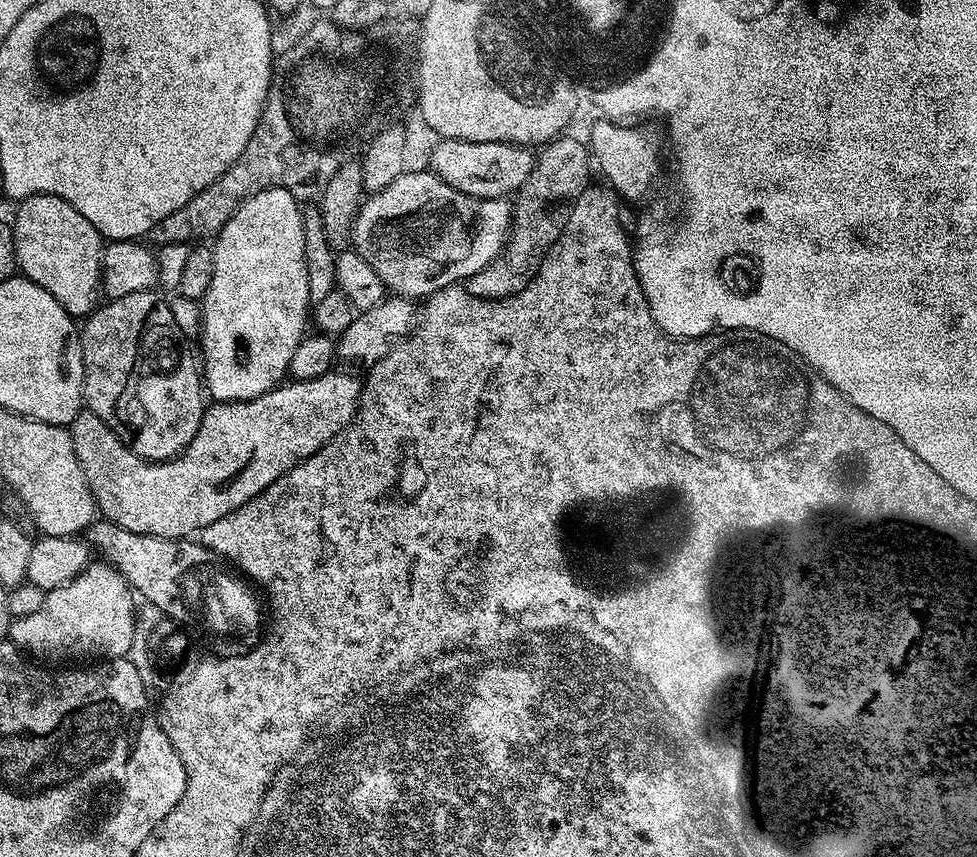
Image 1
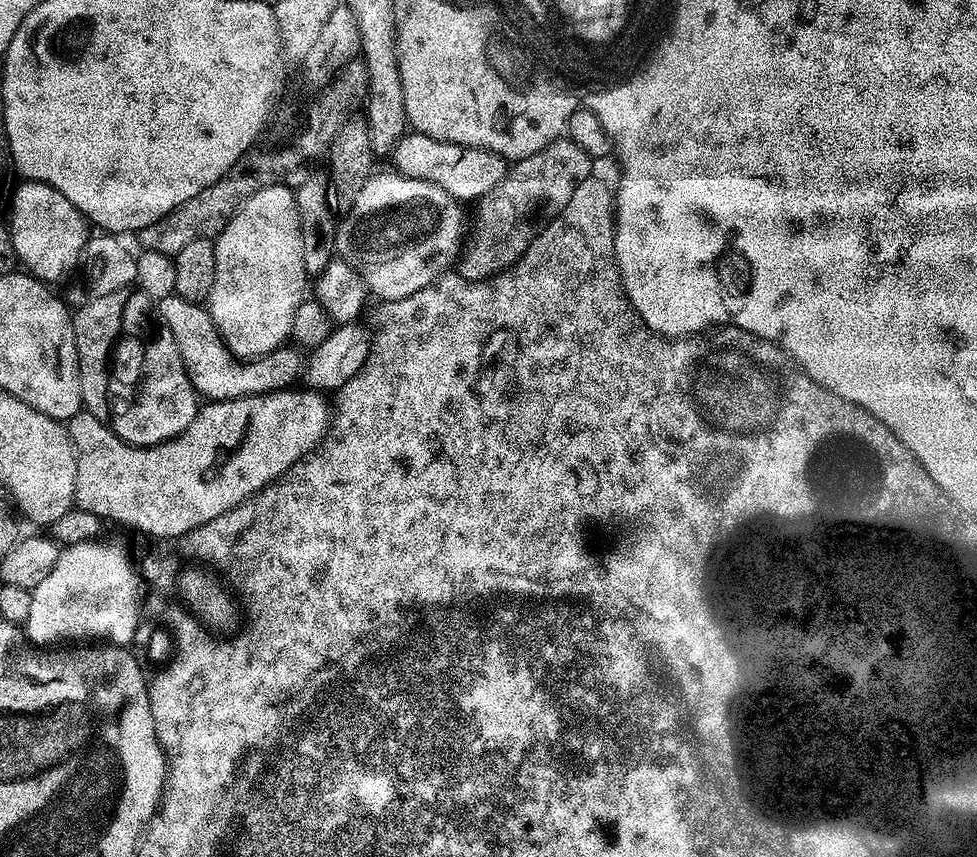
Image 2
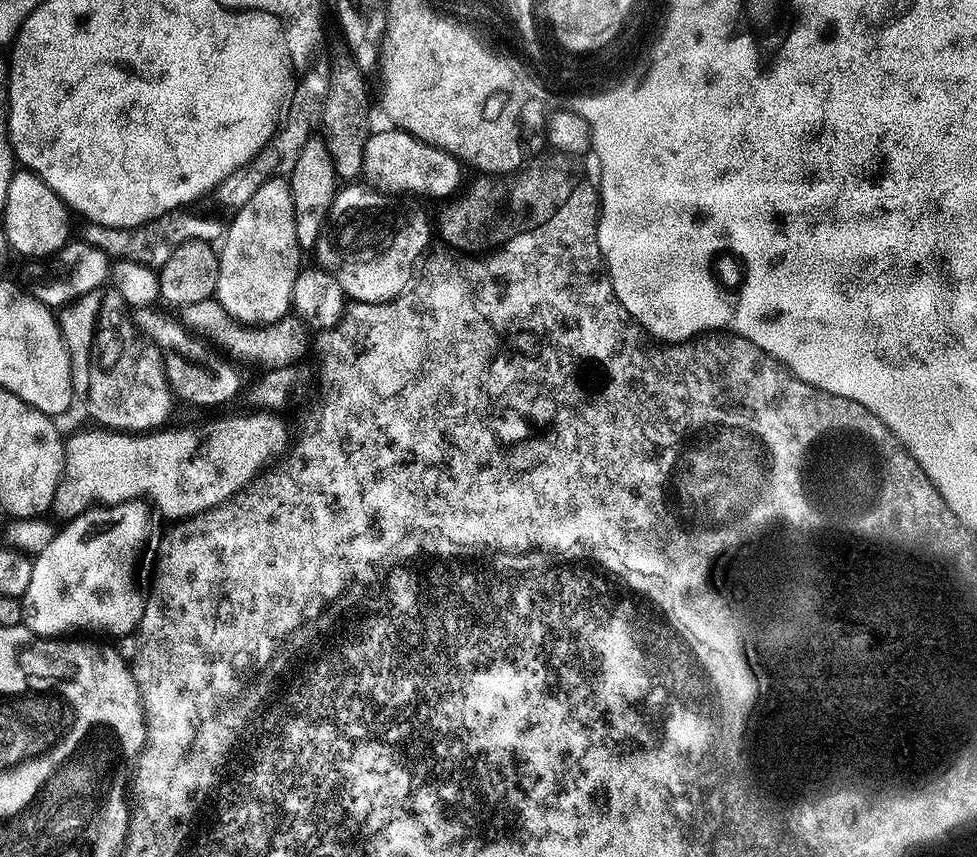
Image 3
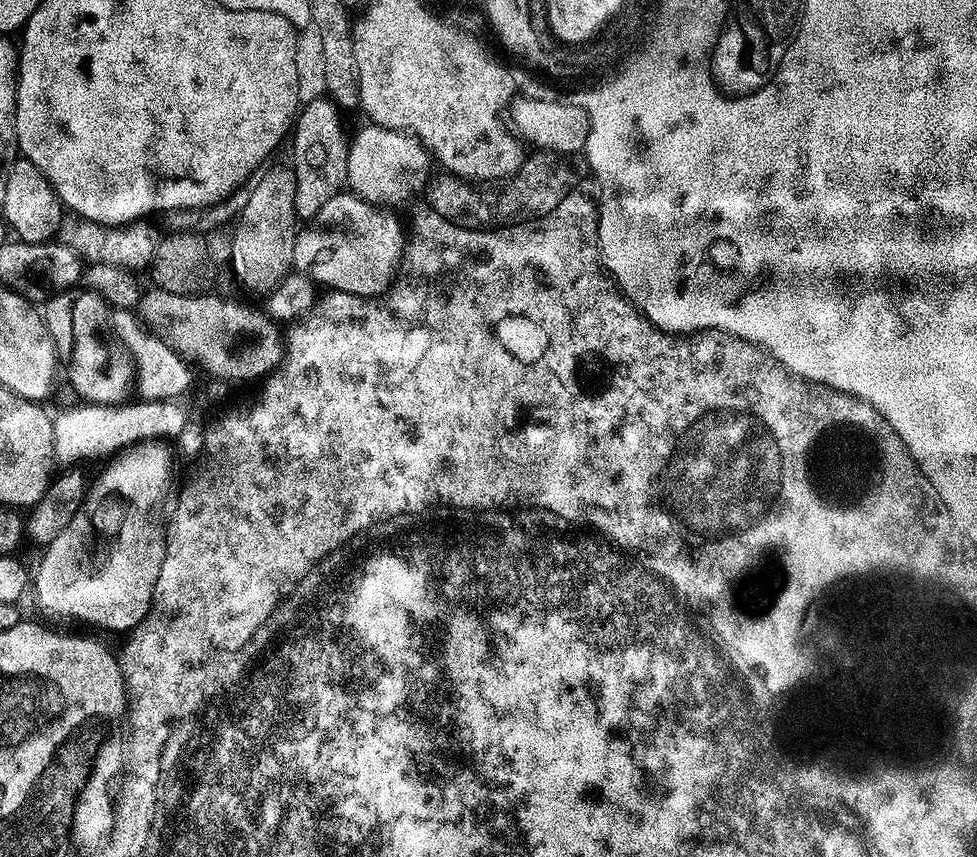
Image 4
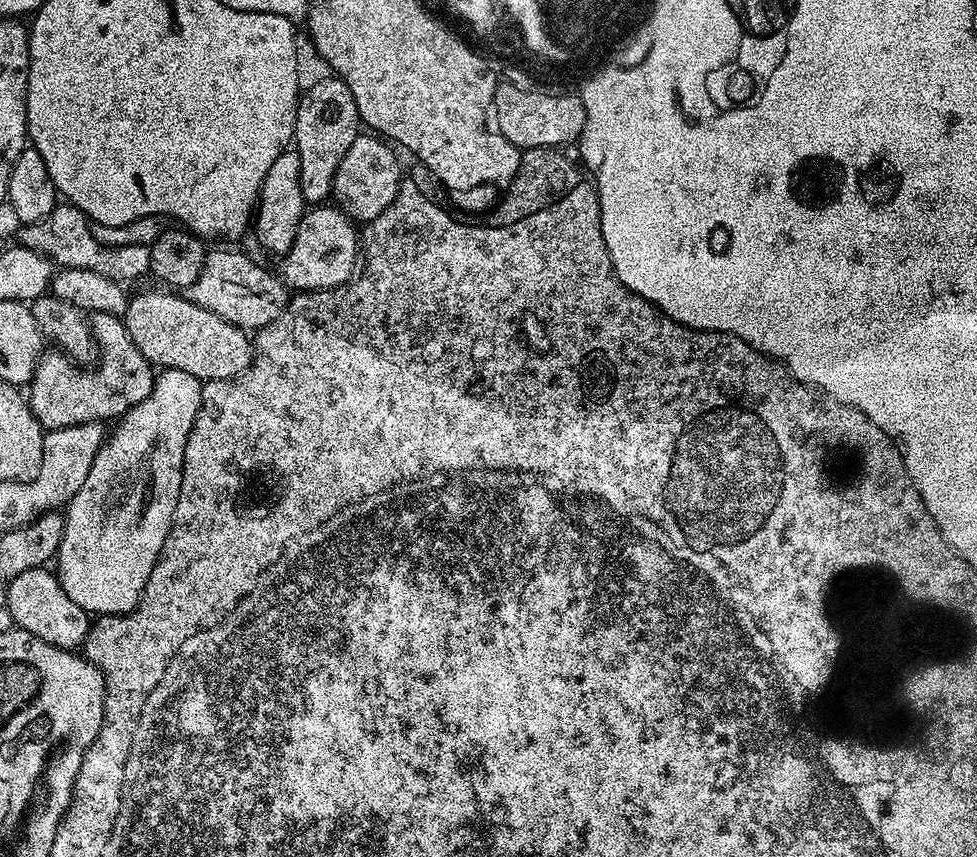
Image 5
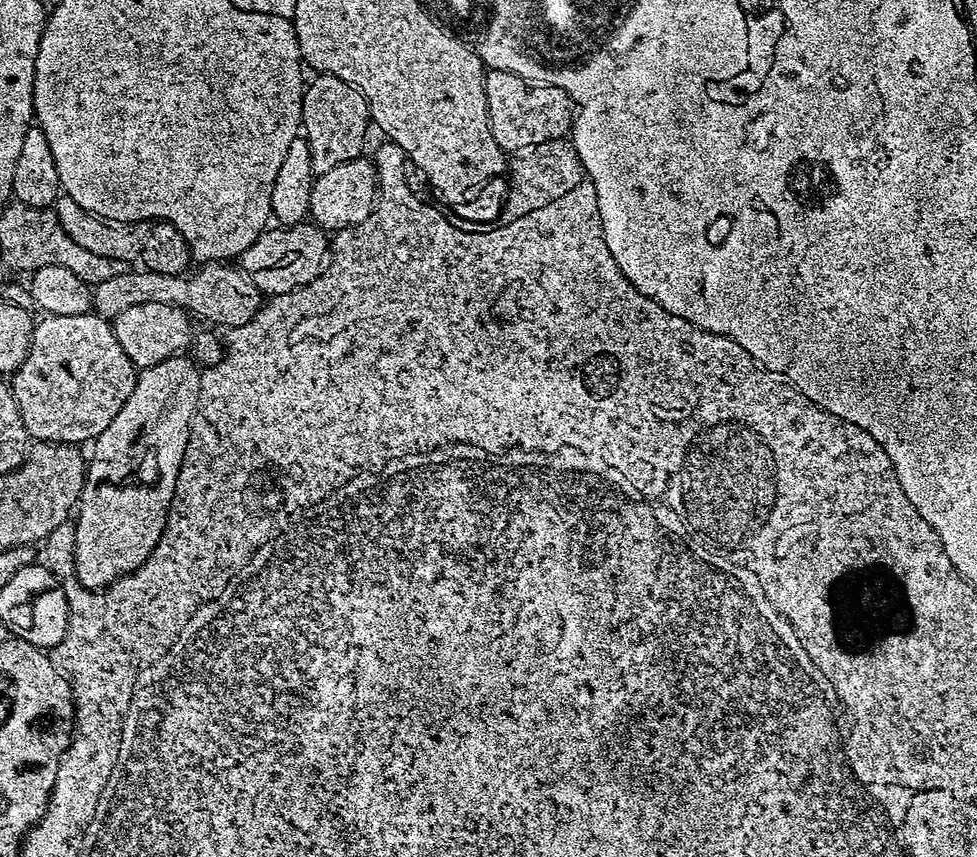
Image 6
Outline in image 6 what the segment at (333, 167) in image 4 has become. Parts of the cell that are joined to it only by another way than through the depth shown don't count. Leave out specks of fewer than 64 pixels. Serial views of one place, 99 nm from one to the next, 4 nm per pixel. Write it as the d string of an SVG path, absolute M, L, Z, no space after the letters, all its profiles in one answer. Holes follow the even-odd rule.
M323 74L312 79L307 81L304 90L300 123L302 135L310 146L312 171L319 174L361 155L360 147L370 129L370 117L366 98L353 84L342 82L342 78L337 76Z

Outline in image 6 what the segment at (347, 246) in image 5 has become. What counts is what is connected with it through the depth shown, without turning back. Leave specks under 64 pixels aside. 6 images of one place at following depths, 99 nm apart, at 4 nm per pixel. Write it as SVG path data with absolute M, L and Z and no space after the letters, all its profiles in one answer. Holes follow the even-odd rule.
M301 222L272 226L261 232L260 237L238 257L238 264L252 278L260 293L271 298L310 283L325 267L329 252L330 240L325 229L315 222Z

